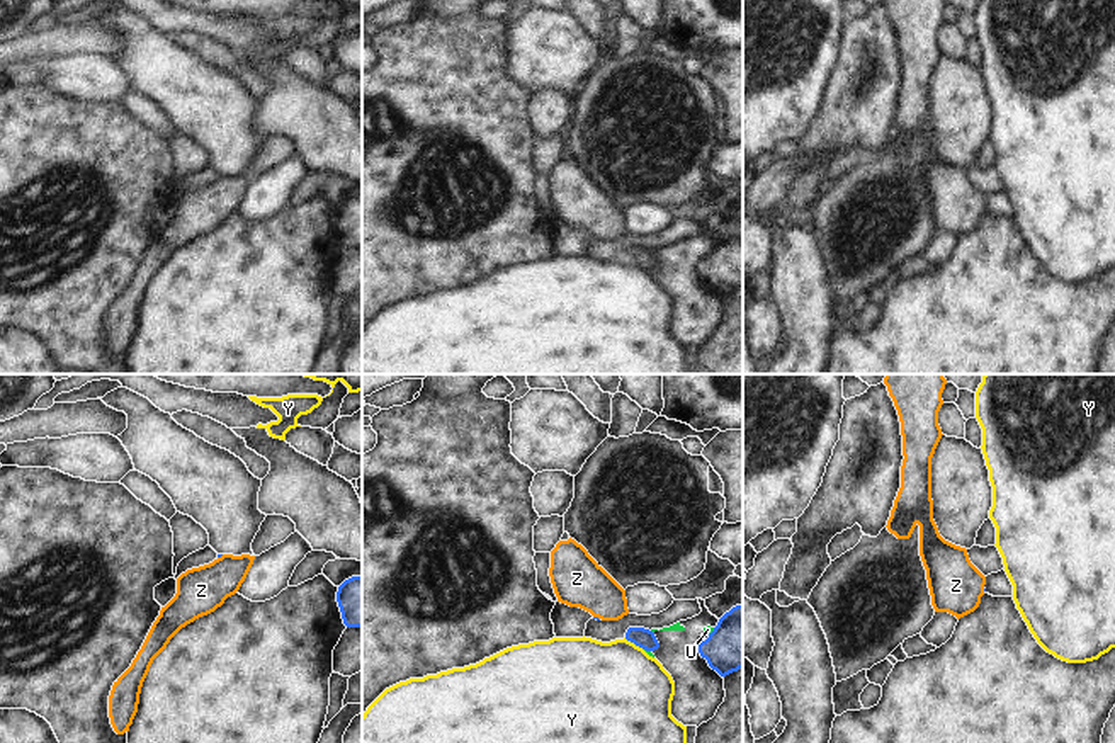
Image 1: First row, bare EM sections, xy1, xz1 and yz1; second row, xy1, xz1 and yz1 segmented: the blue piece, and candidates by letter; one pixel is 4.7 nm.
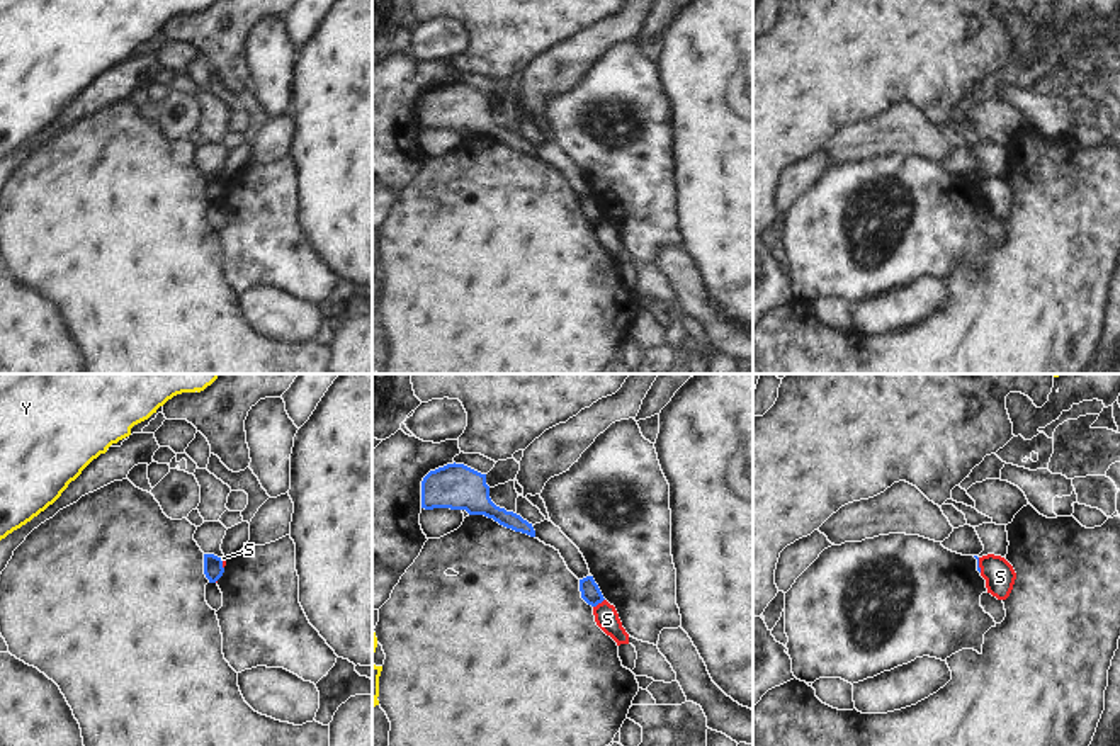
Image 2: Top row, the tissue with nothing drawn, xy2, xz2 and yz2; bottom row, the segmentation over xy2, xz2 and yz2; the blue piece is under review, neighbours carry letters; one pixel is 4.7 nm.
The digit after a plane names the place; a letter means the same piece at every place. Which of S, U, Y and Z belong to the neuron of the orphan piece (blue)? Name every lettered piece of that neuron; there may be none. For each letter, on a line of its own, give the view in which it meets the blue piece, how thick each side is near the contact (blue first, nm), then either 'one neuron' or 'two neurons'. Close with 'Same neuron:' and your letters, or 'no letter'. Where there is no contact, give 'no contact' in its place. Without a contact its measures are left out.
S: contact in xz2; calibres 90 and 110 nm; two neurons
U: contact in xz1; calibres 280 and 40 nm; two neurons
Y: contact in xz1; calibres 90 and 480 nm; two neurons
Z: contact in xz1; calibres 20 and 240 nm; one neuron
Same neuron: Z

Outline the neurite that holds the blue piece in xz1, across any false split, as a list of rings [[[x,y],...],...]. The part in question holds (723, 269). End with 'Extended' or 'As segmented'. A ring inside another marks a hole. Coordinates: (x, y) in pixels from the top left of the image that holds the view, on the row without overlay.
[[[743,224],[719,238],[709,257],[699,264],[699,272],[721,296],[743,287]]]. As segmented.

